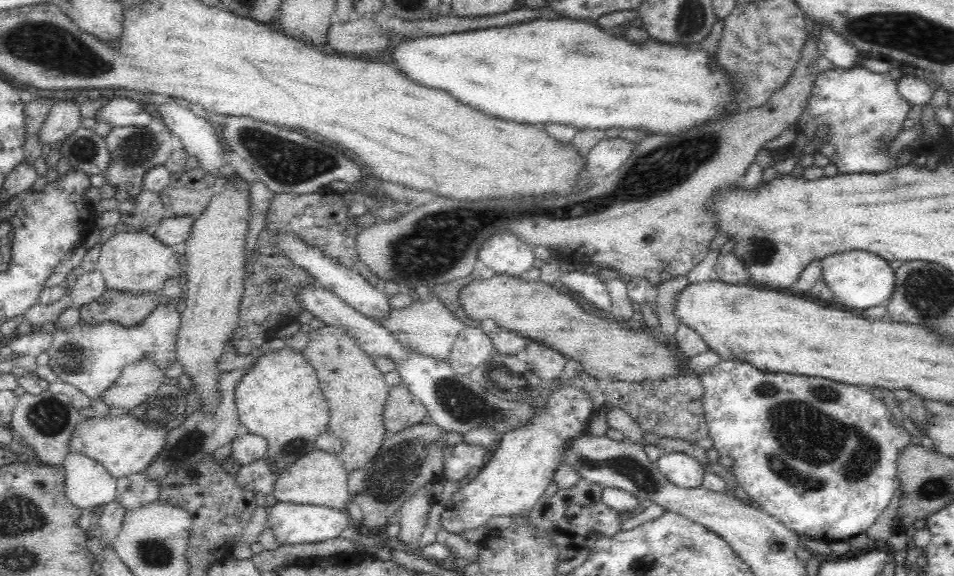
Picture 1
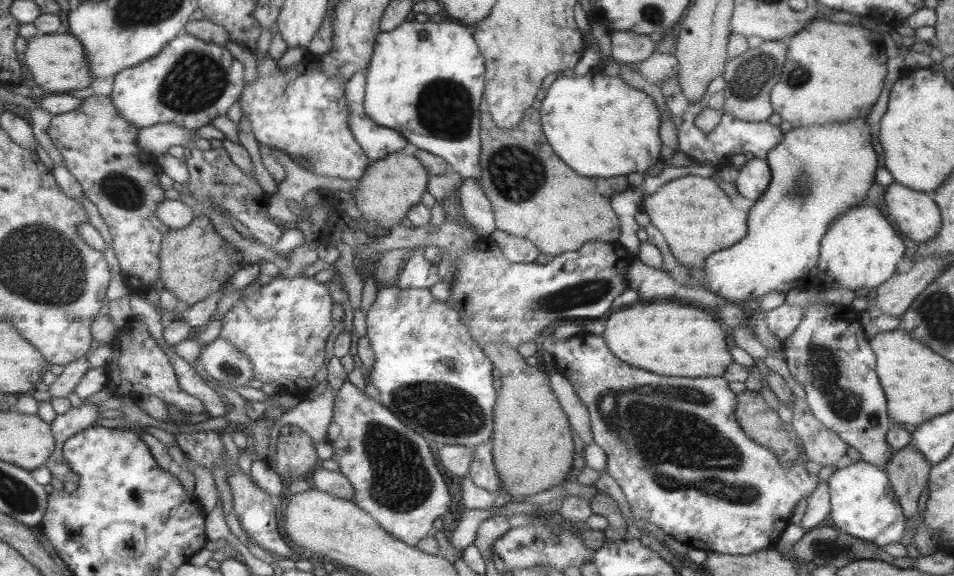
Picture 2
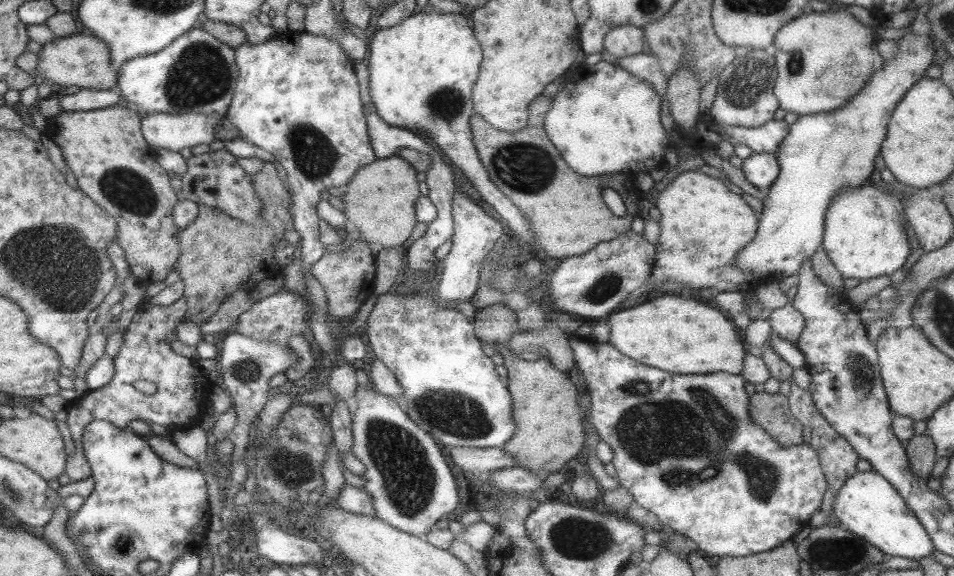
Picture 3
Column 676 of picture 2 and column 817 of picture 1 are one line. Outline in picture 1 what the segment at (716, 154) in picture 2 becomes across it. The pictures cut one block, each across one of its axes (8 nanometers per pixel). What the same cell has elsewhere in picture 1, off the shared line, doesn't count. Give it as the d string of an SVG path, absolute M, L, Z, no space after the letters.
M836 67L818 73L808 106L796 124L797 132L812 142L817 138L818 127L826 126L828 132L816 150L838 167L839 174L884 173L892 162L889 146L903 129L911 107L899 96L897 80L888 73L874 73L862 67Z

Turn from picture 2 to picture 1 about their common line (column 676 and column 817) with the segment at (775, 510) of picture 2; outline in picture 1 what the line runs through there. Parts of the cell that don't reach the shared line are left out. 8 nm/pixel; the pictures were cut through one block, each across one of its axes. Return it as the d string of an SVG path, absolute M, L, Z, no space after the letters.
M721 360L716 366L704 371L698 377L702 383L702 417L707 426L708 435L712 439L712 447L719 456L731 458L731 473L734 475L736 484L748 494L750 499L748 504L758 507L759 510L780 520L789 530L800 537L804 535L826 544L833 541L849 541L859 534L866 533L888 508L897 488L898 452L910 444L914 430L910 425L901 424L882 399L876 398L866 388L838 384L828 378L808 378L808 376L796 376L796 374L784 374L783 372L766 372L754 368L749 362L737 360Z

